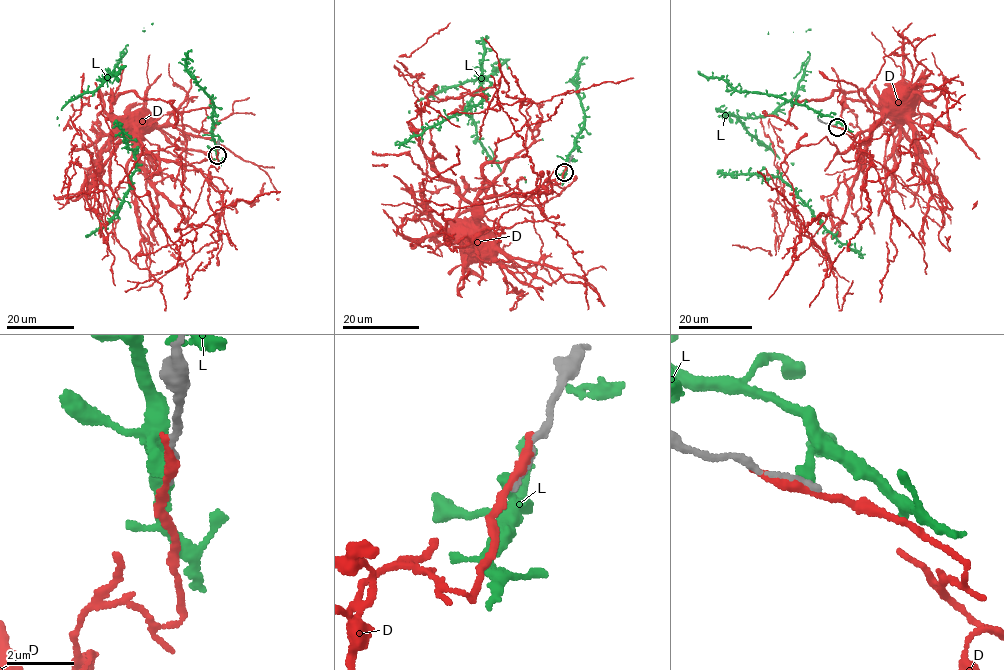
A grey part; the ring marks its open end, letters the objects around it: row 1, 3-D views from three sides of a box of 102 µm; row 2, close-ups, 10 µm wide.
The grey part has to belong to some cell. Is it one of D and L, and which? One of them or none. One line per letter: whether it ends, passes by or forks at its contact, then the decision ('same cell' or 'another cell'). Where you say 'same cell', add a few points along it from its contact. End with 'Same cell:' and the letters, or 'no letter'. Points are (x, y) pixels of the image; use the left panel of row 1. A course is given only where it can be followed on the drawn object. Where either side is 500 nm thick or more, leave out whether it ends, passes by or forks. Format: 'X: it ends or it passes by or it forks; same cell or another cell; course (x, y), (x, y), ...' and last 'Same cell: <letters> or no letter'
D: it ends; another cell
L: it ends; another cell
Same cell: no letter

